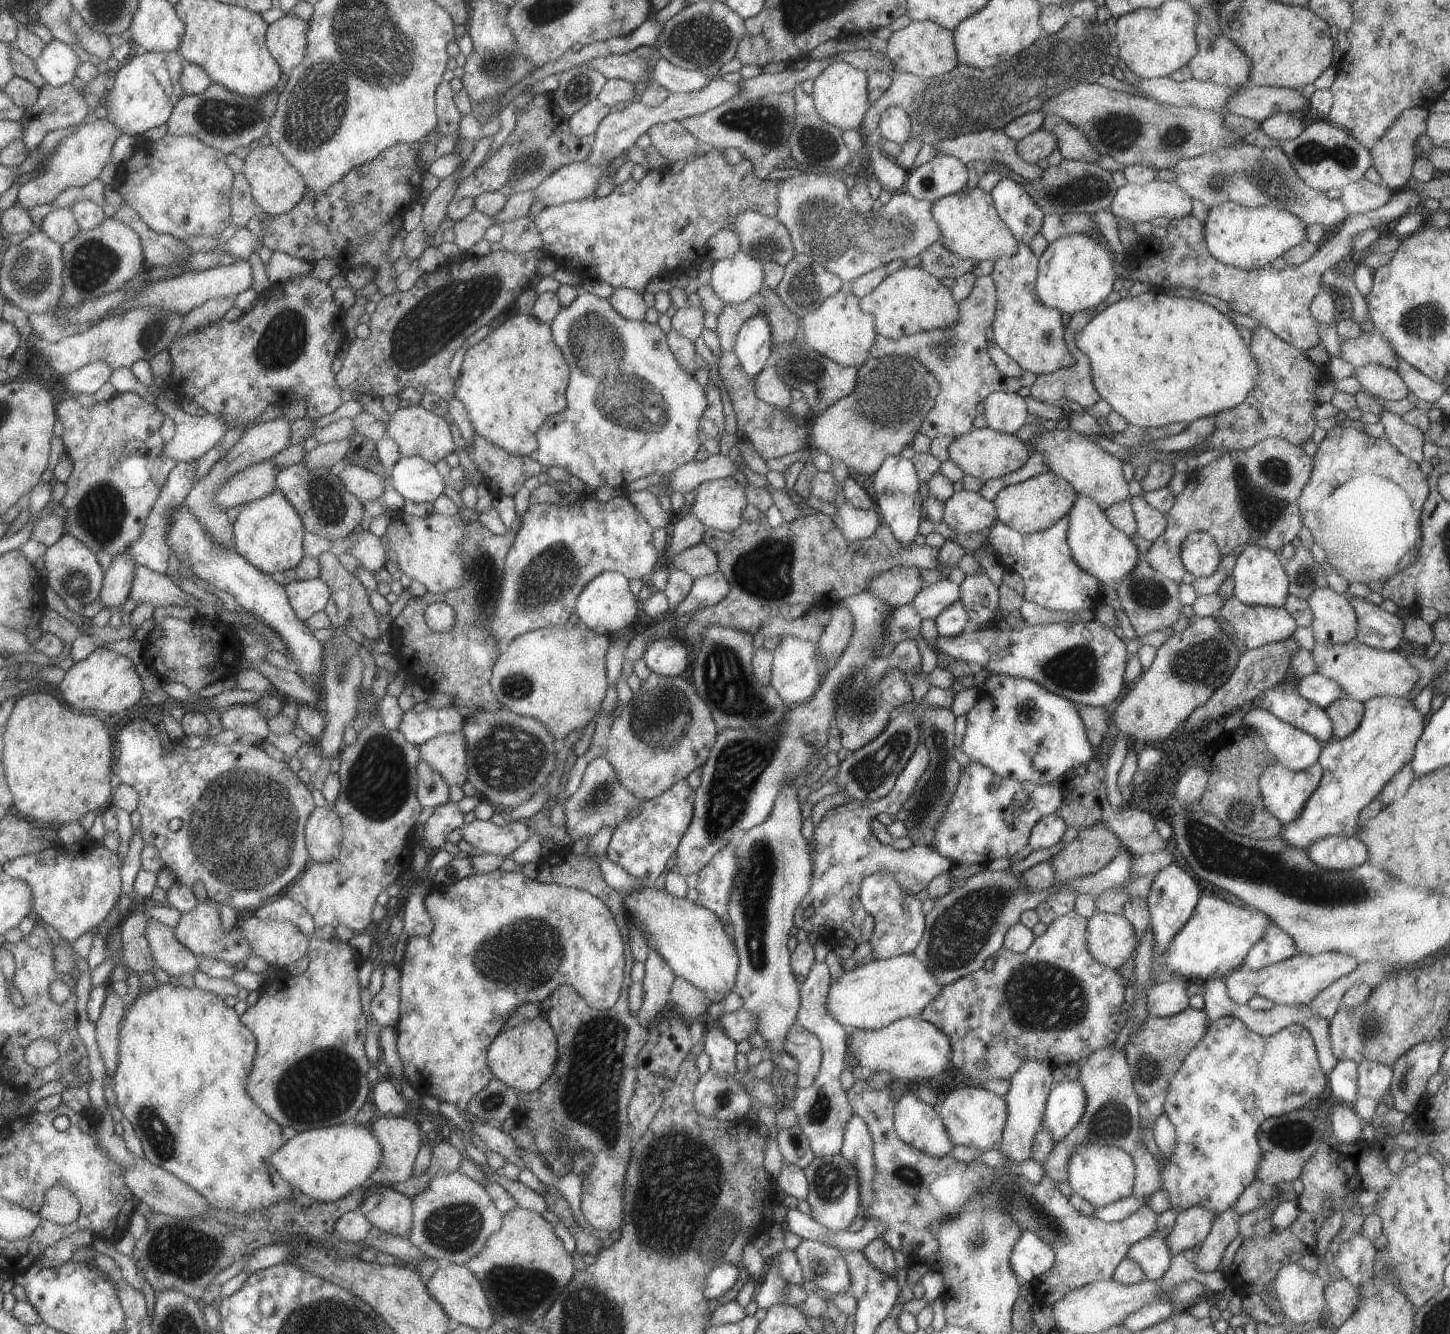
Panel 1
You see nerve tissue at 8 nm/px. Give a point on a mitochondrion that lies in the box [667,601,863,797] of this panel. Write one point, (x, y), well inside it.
(725, 682)

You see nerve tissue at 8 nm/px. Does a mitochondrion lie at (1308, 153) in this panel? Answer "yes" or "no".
yes

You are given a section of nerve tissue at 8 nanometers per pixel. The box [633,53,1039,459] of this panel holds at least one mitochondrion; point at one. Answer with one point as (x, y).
(893, 394)

